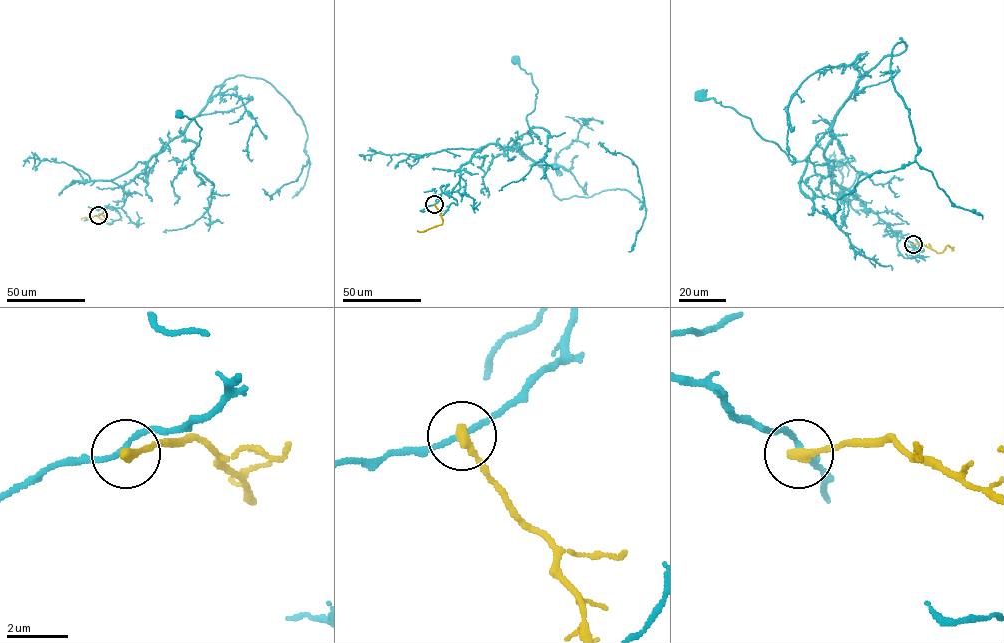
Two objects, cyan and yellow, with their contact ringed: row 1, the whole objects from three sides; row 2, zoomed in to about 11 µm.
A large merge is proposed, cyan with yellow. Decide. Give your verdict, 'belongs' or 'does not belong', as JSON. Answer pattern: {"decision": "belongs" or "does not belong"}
{"decision": "does not belong"}

